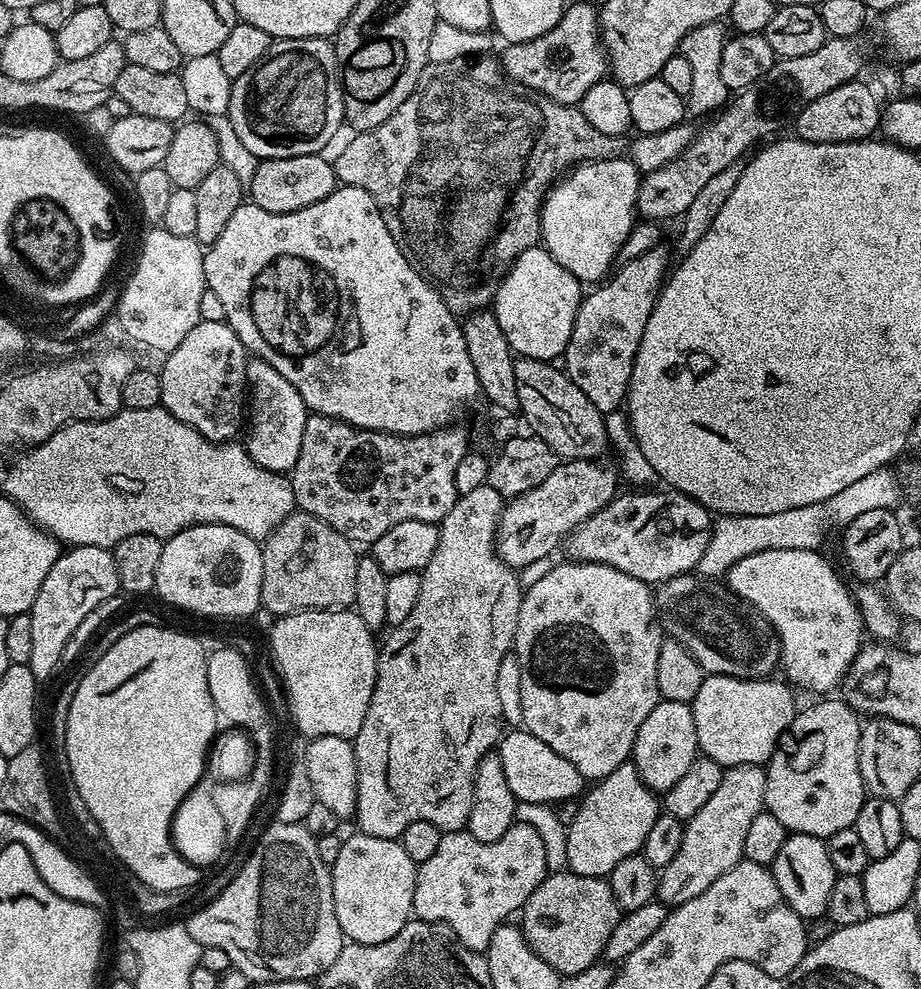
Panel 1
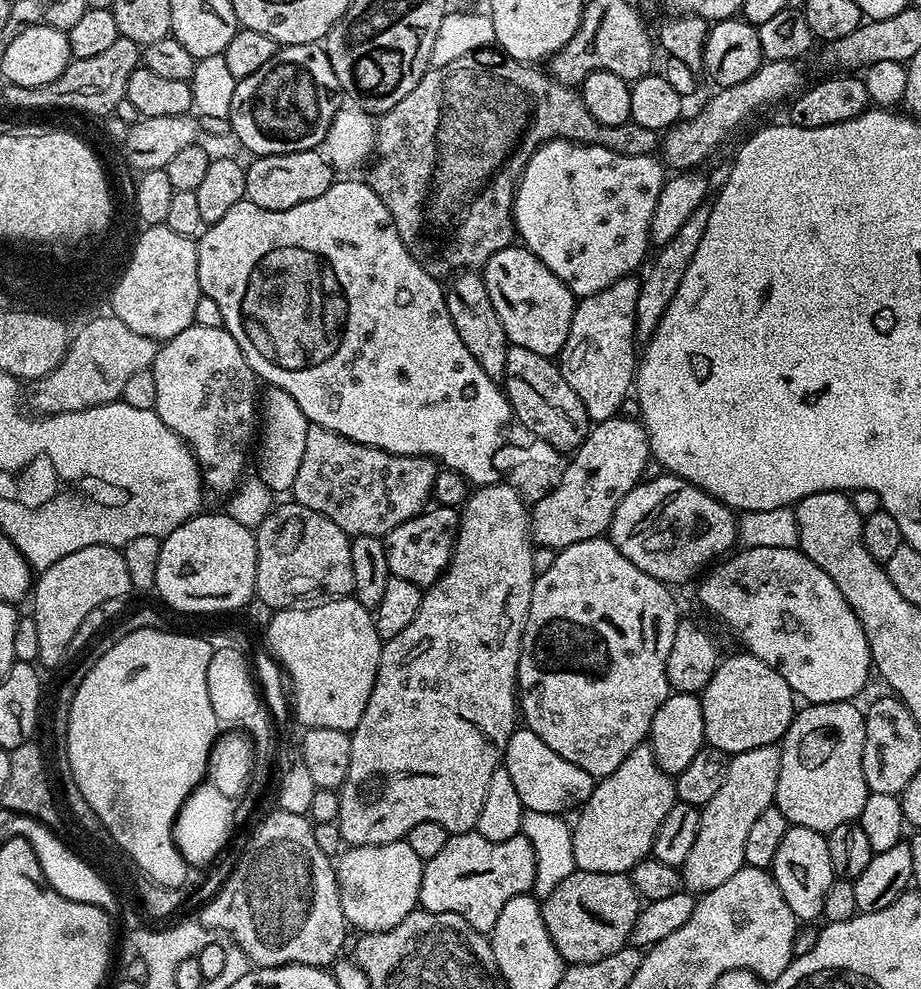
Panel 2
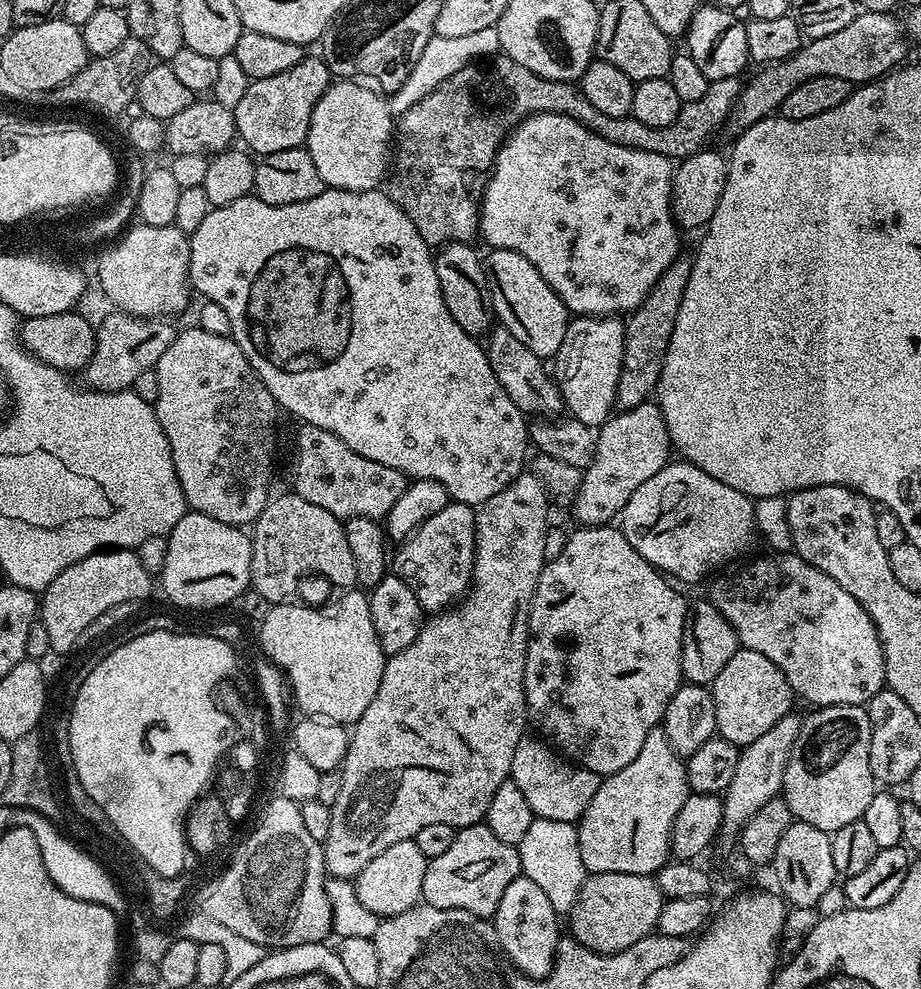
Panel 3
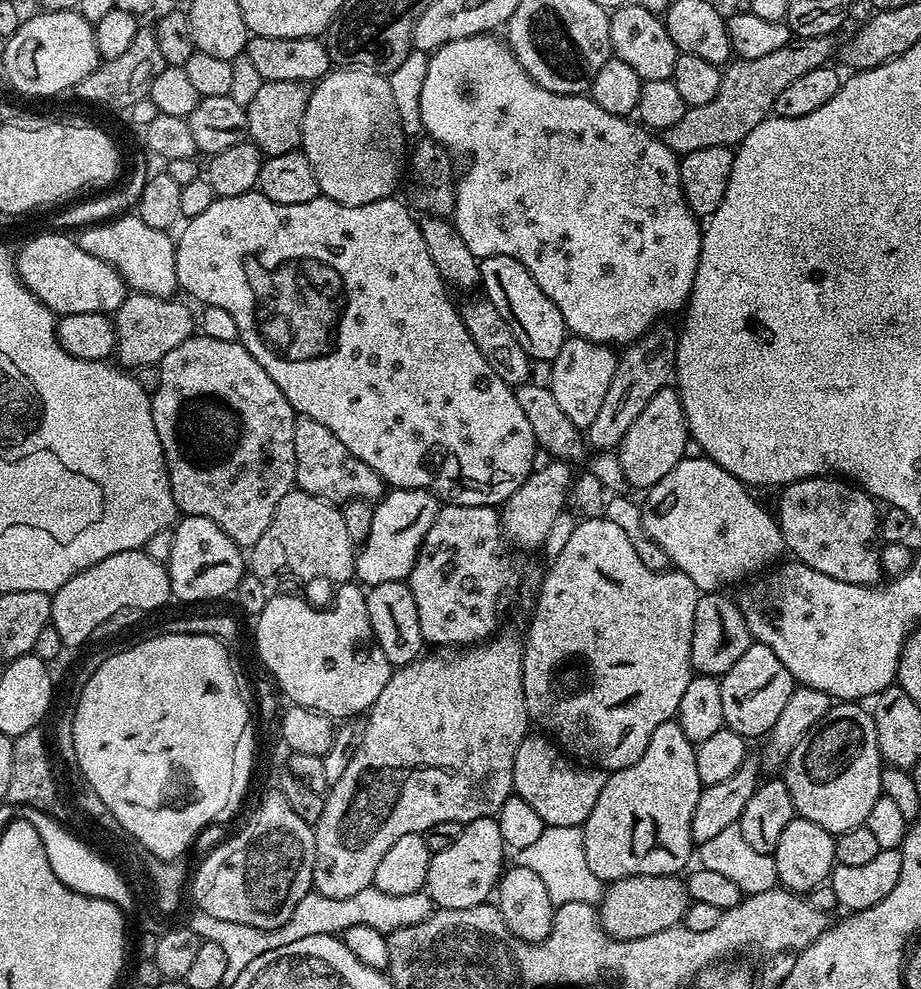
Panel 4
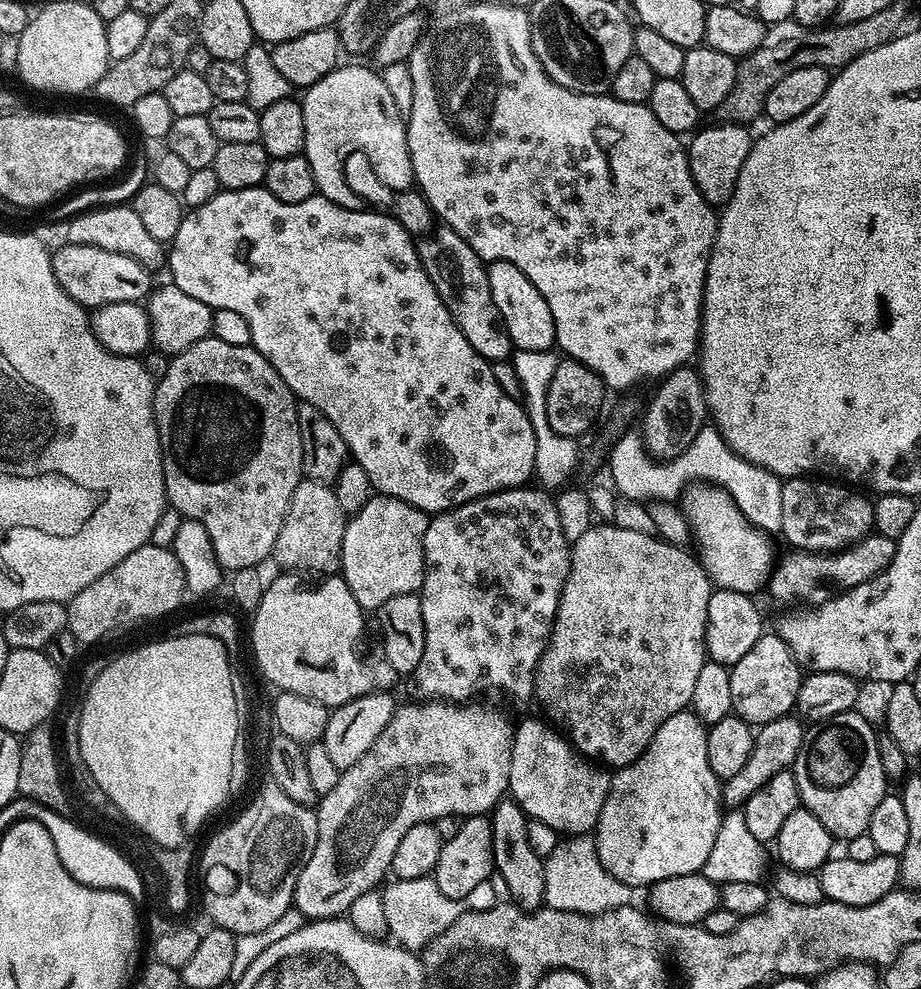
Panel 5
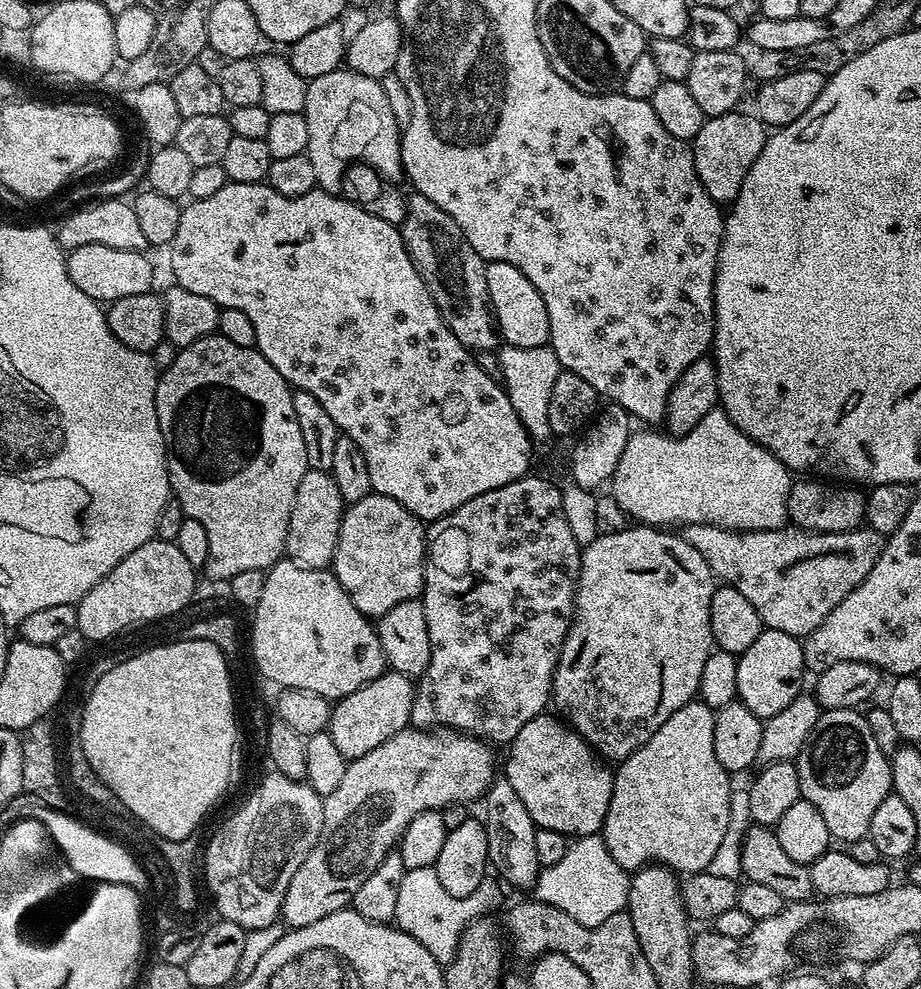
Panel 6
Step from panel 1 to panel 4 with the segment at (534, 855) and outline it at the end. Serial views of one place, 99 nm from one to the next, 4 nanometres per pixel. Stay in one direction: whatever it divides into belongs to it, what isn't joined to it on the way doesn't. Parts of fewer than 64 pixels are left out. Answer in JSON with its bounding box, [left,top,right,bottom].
[426,818,506,909]

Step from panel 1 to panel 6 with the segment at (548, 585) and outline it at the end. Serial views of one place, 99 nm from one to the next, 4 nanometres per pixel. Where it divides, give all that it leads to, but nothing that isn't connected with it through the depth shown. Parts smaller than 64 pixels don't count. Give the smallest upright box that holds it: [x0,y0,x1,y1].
[551,526,717,762]

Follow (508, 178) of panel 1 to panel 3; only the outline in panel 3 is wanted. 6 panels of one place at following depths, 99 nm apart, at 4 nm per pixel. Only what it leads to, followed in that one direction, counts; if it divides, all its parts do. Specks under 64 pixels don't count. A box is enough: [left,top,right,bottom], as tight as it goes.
[386,54,741,246]

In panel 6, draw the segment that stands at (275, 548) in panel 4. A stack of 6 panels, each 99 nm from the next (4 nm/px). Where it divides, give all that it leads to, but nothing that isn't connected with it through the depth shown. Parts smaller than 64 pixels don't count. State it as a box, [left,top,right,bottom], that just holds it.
[286,471,346,569]

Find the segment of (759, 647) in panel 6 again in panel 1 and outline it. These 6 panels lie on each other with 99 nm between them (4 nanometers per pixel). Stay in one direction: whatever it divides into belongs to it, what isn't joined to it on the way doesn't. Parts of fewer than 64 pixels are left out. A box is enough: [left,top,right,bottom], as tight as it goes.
[691,675,798,770]

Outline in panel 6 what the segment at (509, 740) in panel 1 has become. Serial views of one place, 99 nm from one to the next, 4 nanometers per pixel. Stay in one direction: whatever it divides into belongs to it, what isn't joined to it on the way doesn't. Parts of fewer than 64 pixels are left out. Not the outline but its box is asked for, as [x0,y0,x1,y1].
[502,715,613,838]

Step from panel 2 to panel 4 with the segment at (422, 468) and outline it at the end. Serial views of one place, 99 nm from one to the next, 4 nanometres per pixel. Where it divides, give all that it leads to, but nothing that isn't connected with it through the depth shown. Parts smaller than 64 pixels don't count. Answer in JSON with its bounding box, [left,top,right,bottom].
[294,415,386,506]

